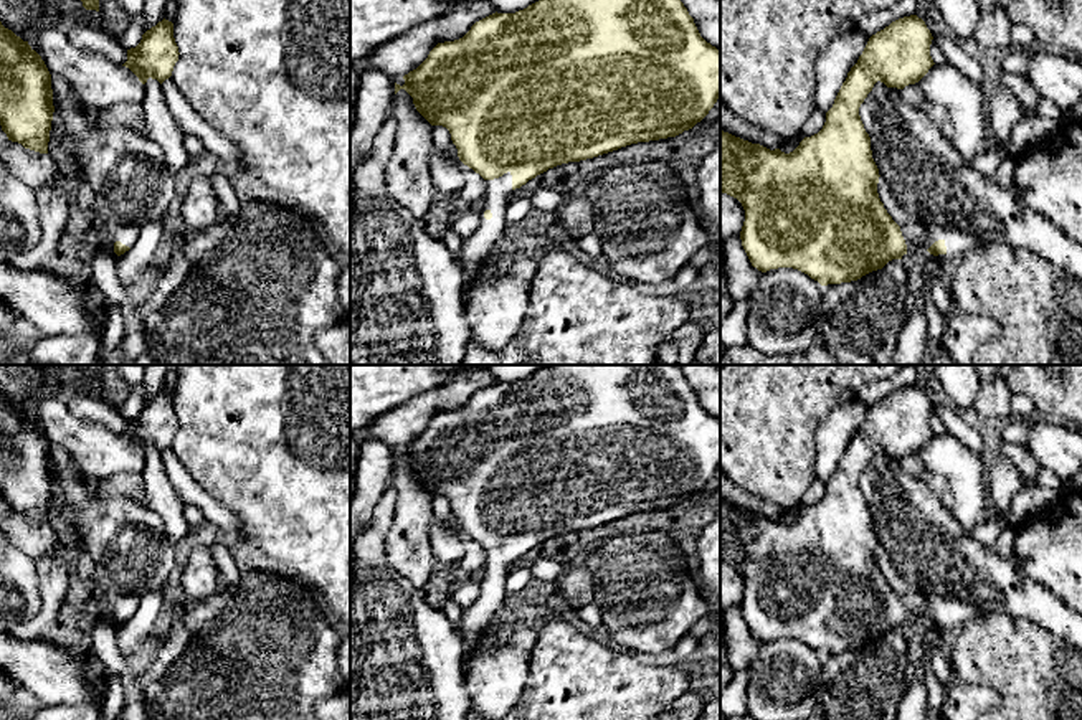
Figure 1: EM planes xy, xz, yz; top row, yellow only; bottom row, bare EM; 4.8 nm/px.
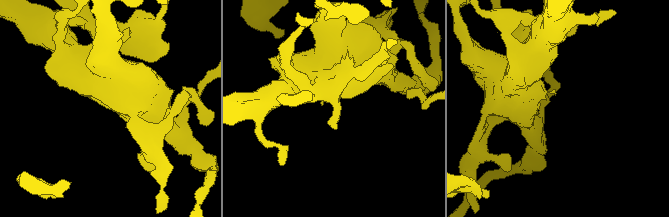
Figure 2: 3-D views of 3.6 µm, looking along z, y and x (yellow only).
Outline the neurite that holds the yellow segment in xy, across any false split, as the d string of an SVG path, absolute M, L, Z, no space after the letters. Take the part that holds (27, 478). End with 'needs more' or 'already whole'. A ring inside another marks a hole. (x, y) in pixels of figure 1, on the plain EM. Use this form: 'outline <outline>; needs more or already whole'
outline M0 391L0 495L8 510L48 523L51 444L41 426Z; already whole

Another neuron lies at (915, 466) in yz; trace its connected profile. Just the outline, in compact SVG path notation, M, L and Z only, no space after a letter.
M909 459L905 461L905 467L922 481L928 484L932 492L940 499L940 502L947 507L951 509L953 505L953 495L948 487L948 484L938 476L930 472L922 459Z

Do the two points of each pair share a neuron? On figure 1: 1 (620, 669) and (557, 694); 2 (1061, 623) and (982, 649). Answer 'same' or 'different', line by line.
1: same
2: different

